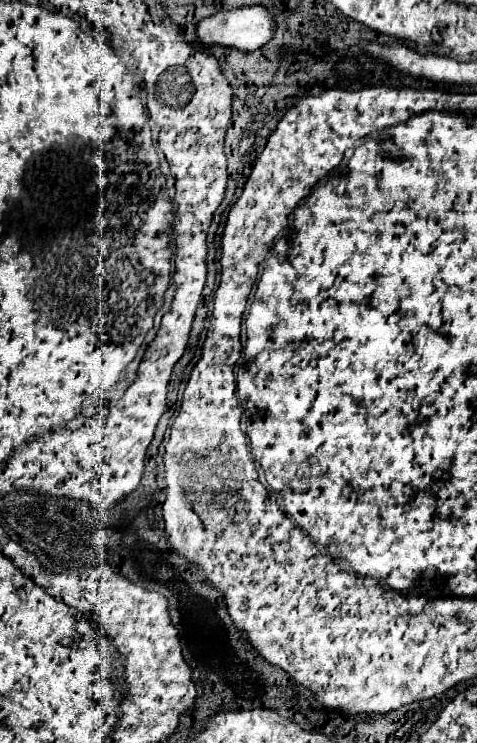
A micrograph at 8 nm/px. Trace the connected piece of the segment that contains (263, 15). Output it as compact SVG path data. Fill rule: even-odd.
M251 5L251 7L243 7L235 11L221 11L199 21L199 25L195 27L195 35L203 47L221 45L221 47L231 47L241 51L255 51L255 49L261 49L273 37L273 29L275 25L267 9L259 5Z

